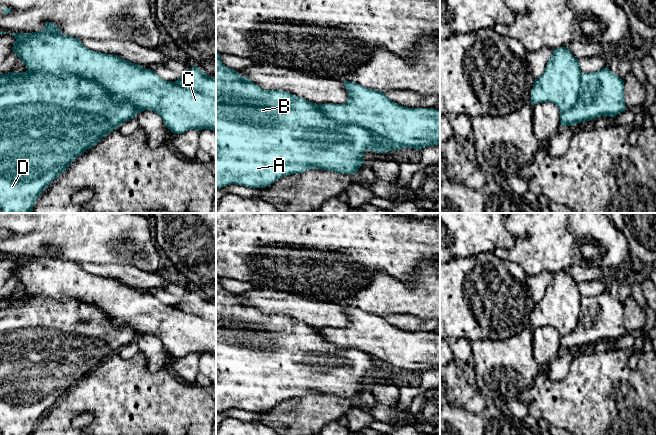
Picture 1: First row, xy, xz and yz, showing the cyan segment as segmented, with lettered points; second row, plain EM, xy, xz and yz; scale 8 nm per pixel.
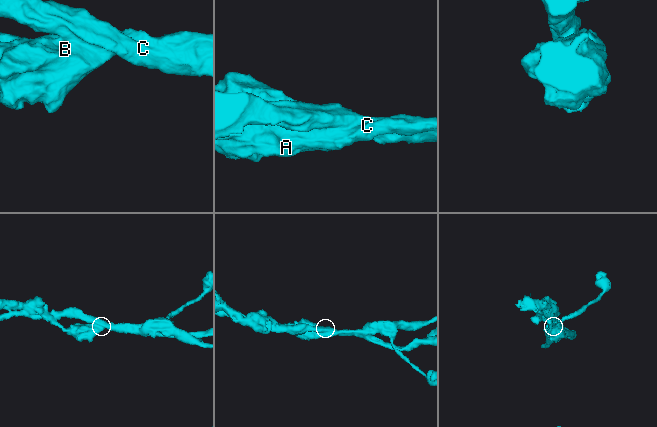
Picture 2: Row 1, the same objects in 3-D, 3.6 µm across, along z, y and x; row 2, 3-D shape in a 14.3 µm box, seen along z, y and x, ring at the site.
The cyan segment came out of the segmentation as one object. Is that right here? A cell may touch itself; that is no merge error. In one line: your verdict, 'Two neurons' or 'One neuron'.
Two neurons

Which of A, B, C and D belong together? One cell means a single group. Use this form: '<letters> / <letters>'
A B D / C

